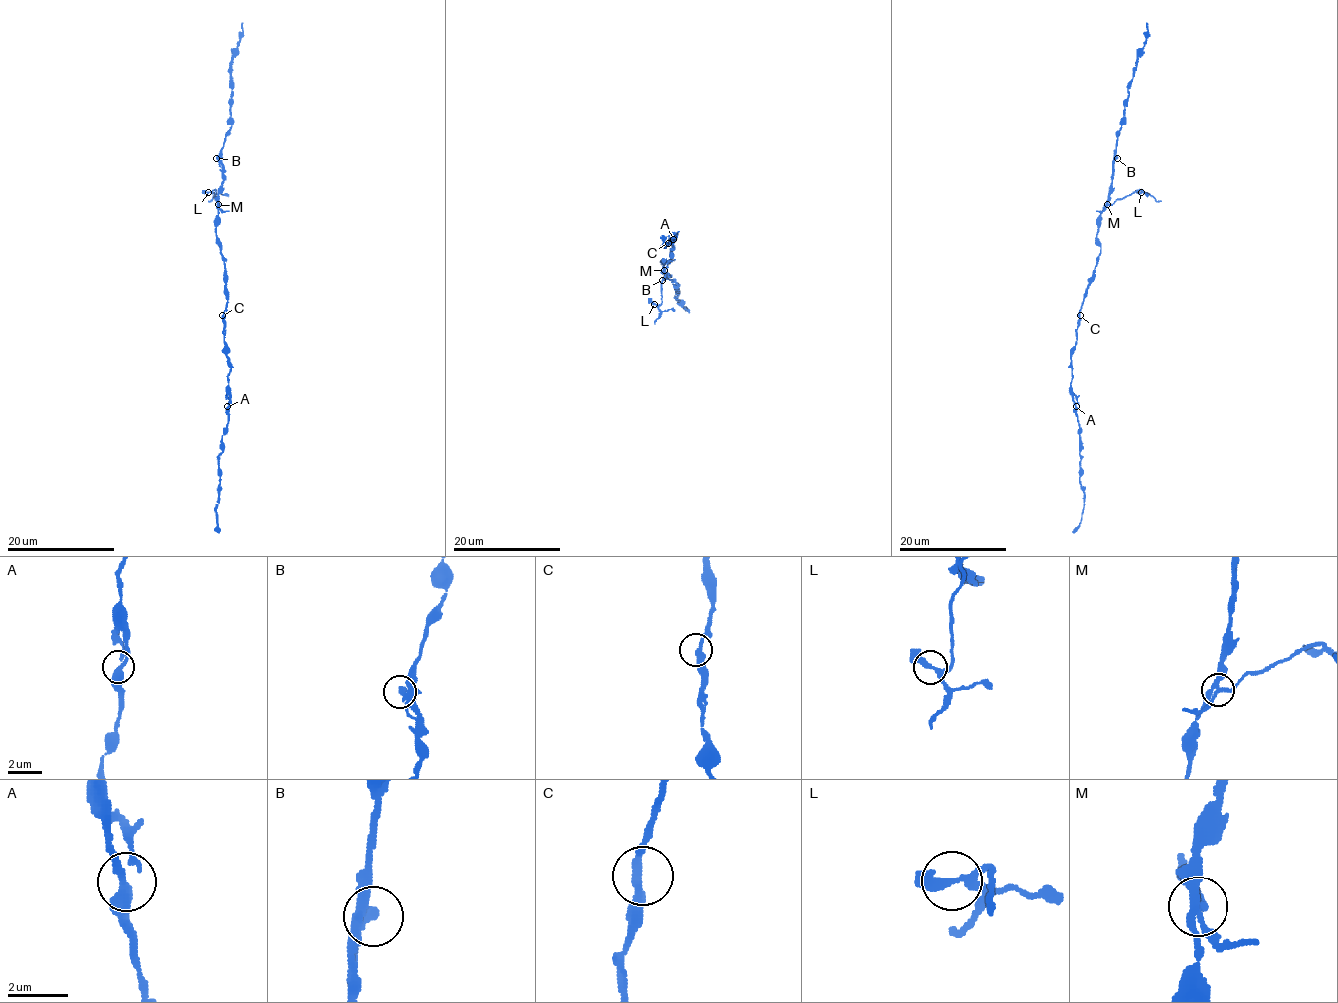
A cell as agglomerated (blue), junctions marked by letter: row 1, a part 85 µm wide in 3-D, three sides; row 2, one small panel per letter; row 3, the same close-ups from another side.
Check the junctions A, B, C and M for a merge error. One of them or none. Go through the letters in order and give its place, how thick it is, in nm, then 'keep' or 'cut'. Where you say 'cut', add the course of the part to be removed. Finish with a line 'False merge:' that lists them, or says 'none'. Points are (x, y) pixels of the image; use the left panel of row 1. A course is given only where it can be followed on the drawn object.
A: at (227, 406); 300 nm thick; keep
B: at (216, 158); 300 nm thick; keep
C: at (222, 315); 280 nm thick; keep
M: at (218, 204); 260 nm thick; cut; foreign part runs (218, 204), (215, 190), (208, 200)
False merge: M

